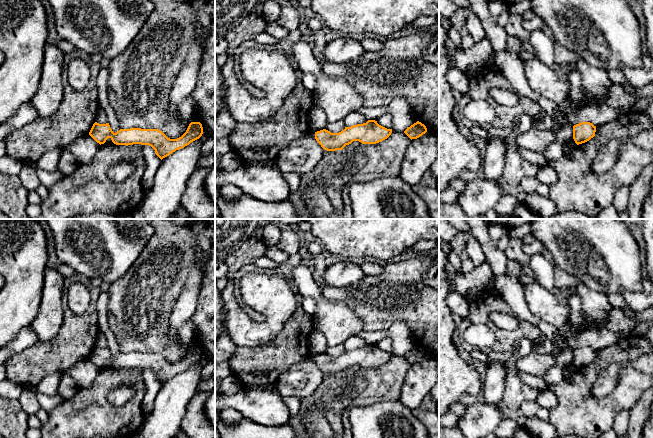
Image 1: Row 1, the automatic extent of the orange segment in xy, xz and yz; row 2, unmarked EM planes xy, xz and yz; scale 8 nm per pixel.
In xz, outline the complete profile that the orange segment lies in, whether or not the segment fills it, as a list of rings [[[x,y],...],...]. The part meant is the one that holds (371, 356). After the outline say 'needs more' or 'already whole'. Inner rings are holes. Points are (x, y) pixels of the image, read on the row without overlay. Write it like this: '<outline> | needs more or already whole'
[[[368,344],[366,347],[345,351],[339,357],[331,357],[323,353],[315,356],[315,363],[324,374],[342,374],[353,365],[362,368],[376,368],[387,363],[392,357],[392,353],[387,353],[375,344]]] | already whole

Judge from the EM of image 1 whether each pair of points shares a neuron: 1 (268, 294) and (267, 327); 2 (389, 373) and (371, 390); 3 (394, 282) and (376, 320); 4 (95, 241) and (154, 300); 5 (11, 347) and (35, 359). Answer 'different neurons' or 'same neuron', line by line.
1: same neuron
2: same neuron
3: same neuron
4: different neurons
5: different neurons

